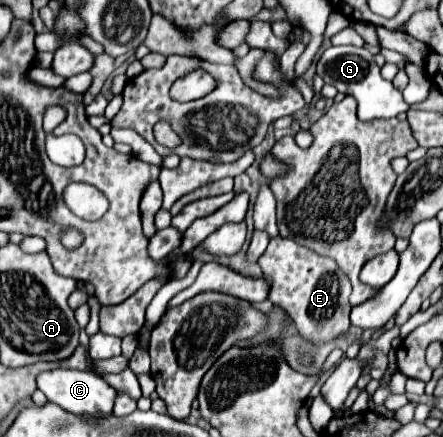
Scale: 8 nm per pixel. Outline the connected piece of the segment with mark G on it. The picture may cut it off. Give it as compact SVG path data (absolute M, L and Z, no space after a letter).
M355 46L327 48L317 62L317 74L325 80L325 84L331 84L339 92L357 98L359 120L375 120L375 118L387 120L409 110L409 104L403 100L403 94L381 76L381 68L375 64L375 56L367 48L355 48Z

